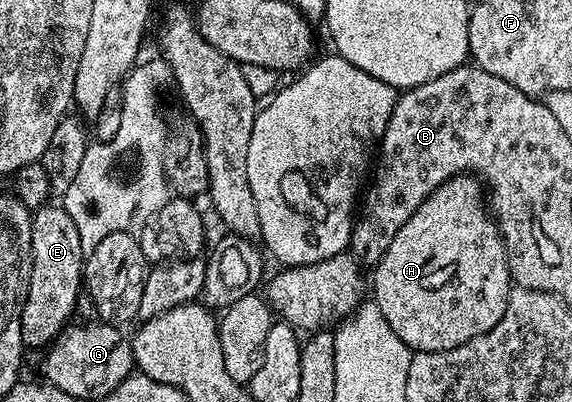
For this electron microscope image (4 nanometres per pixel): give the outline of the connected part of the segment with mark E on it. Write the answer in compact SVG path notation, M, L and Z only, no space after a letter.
M61 204L37 207L30 219L30 227L30 283L22 304L22 345L46 348L71 321L70 313L78 302L78 290L80 294L84 286L84 251L80 232L76 232L72 216L68 216L66 207Z

